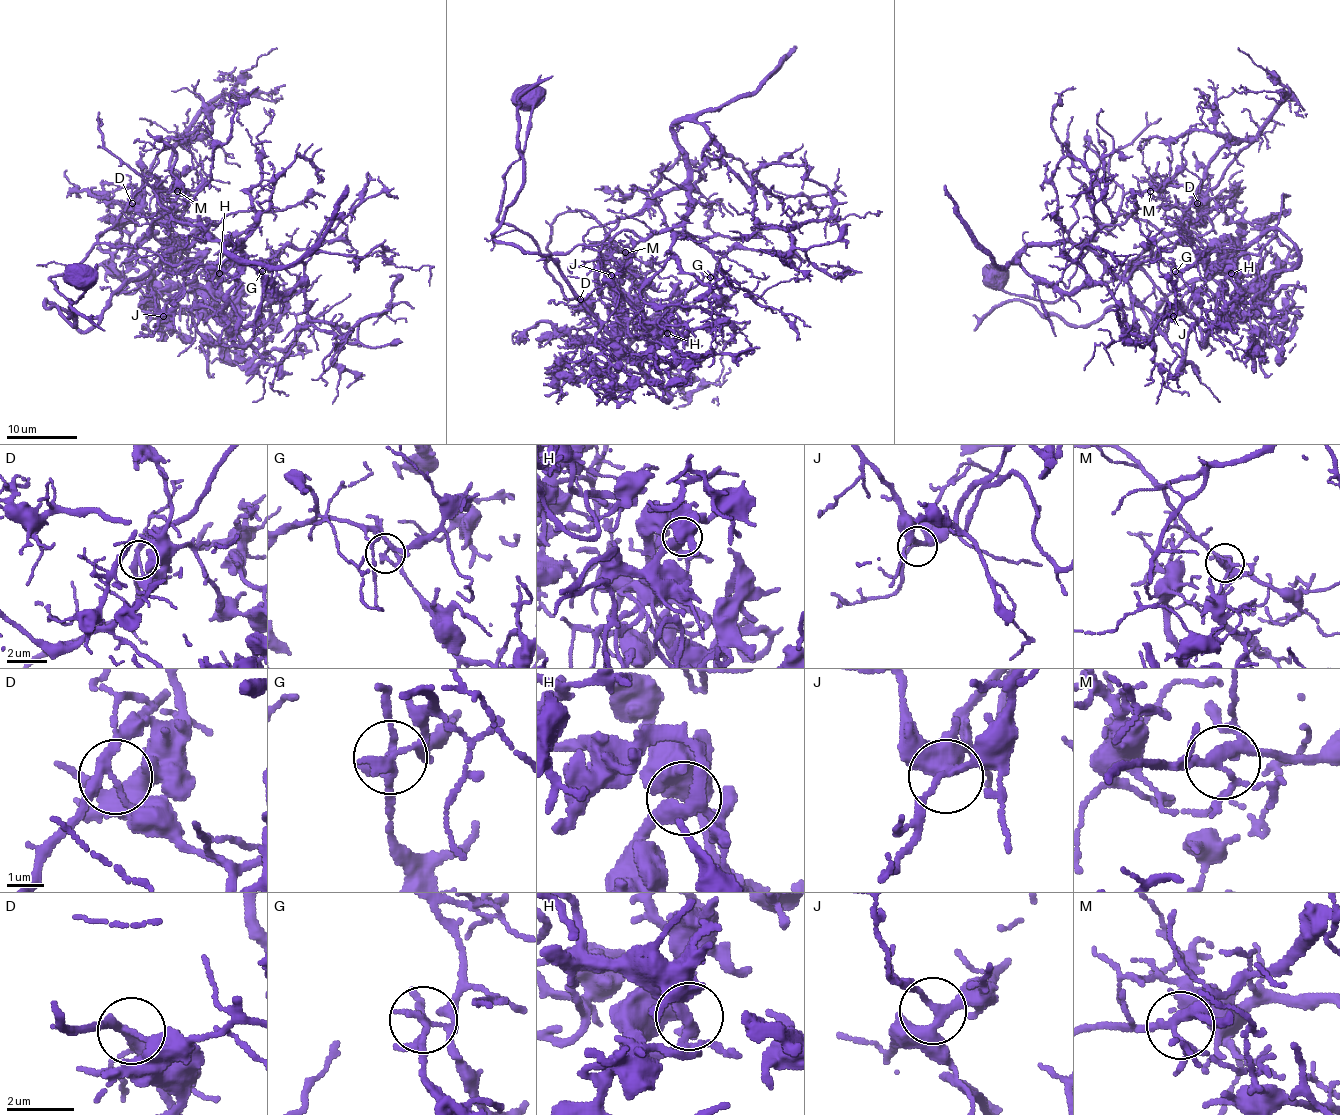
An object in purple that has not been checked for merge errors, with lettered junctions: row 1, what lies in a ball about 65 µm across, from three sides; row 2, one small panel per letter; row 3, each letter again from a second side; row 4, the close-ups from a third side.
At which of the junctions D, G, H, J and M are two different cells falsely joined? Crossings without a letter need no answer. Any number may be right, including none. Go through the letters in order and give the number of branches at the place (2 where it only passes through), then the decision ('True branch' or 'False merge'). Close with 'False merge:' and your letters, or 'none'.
D: Branches: 3. False merge
G: Branches: 5. False merge
H: Branches: 3. True branch
J: Branches: 3. True branch
M: Branches: 6. True branch
False merge: D, G

